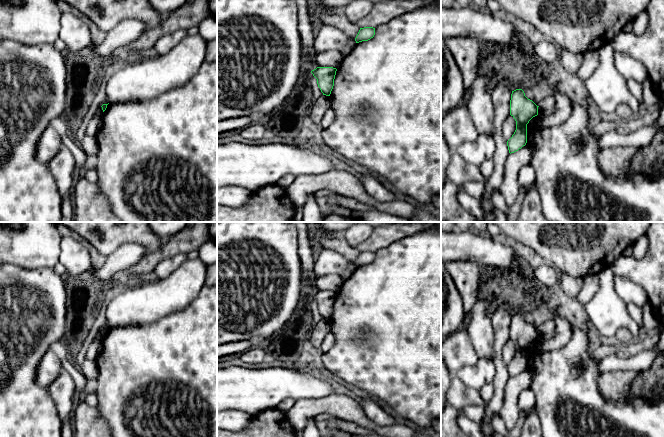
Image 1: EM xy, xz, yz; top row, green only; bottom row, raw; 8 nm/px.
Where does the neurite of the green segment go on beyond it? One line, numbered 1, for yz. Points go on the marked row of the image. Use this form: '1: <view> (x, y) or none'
1: none

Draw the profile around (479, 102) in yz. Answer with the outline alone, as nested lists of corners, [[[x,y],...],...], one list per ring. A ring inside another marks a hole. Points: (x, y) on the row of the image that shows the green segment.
[[[479,73],[464,101],[479,135],[494,136],[495,111],[491,89],[490,78],[486,74]]]

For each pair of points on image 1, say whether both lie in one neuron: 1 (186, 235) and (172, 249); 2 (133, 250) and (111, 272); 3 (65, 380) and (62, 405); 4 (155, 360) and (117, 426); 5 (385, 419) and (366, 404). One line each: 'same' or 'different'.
1: same
2: same
3: same
4: same
5: same

